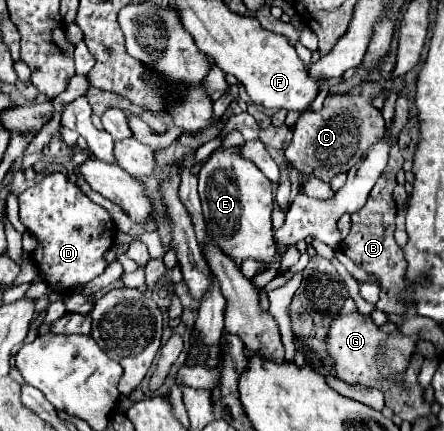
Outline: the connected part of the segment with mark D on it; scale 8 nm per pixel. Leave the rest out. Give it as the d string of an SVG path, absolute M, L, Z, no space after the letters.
M59 171L49 173L41 183L23 191L19 195L19 217L39 243L31 253L37 273L55 291L65 293L105 271L103 255L111 247L117 229L107 209L93 203L67 175Z

